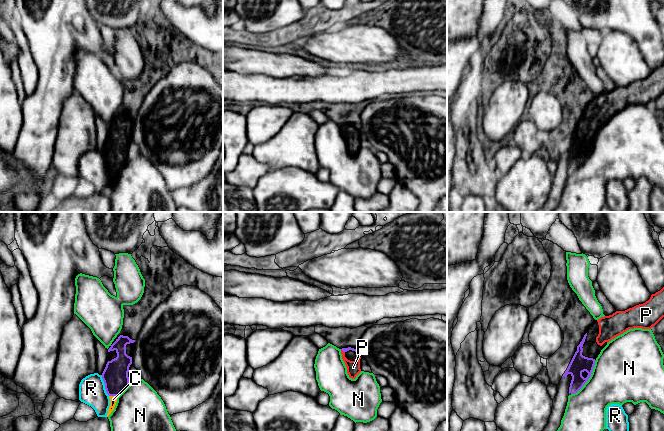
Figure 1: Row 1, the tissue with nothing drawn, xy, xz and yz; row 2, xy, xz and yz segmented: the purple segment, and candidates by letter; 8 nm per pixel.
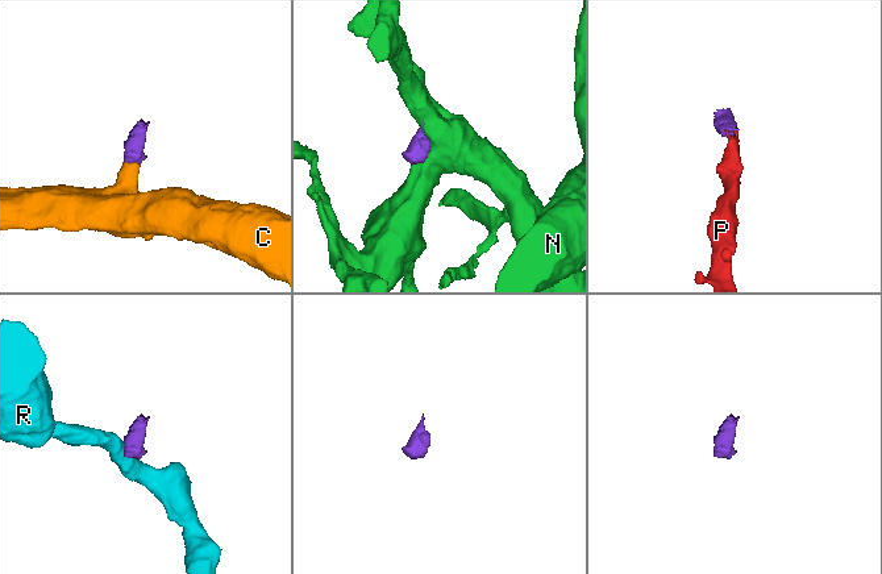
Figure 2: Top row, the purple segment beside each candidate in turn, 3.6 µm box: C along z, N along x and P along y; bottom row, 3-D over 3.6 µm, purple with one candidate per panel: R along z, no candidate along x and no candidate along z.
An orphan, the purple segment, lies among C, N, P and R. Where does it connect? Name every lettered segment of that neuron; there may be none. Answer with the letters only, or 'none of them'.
C, P

